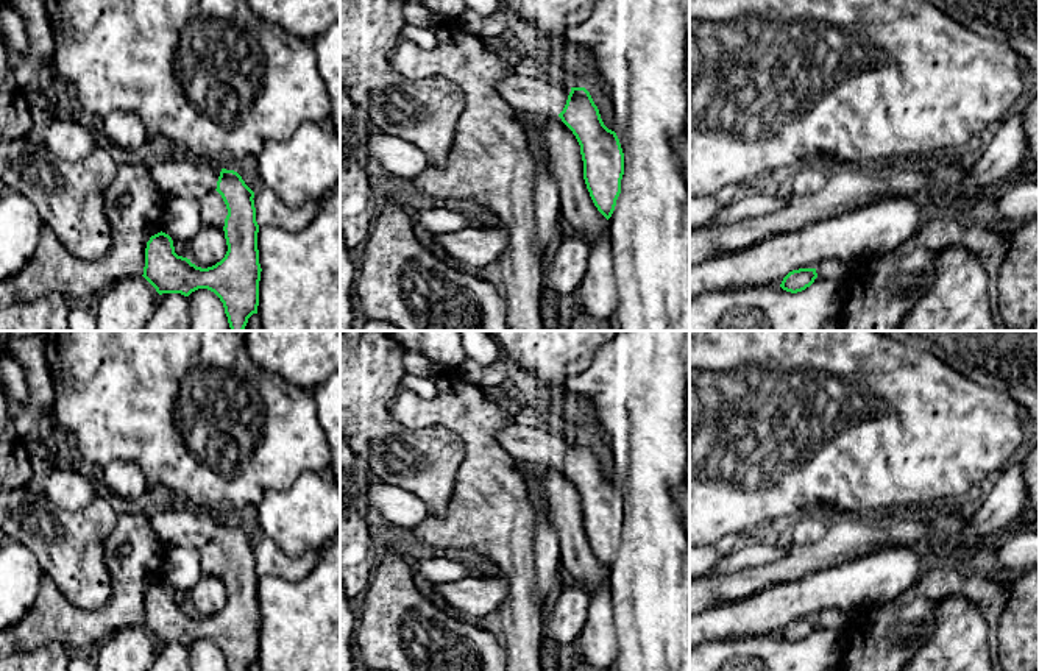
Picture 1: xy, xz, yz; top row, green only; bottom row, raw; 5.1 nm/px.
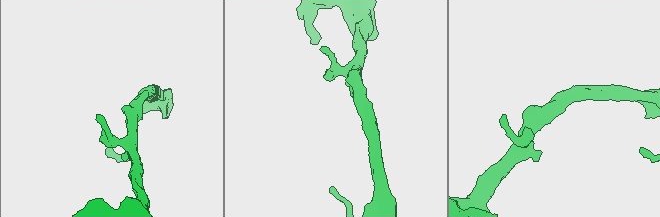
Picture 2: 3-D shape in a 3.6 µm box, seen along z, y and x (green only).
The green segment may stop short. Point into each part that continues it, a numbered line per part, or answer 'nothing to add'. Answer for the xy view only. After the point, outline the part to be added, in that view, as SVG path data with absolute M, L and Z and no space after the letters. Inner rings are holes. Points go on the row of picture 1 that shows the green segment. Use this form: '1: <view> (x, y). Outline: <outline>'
1: xy (177, 177). Outline: M156 151L142 156L148 172L165 197L201 200L217 189L222 169L211 162Z

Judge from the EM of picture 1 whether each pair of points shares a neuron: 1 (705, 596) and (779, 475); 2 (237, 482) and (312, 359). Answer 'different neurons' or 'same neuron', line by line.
1: different neurons
2: different neurons

